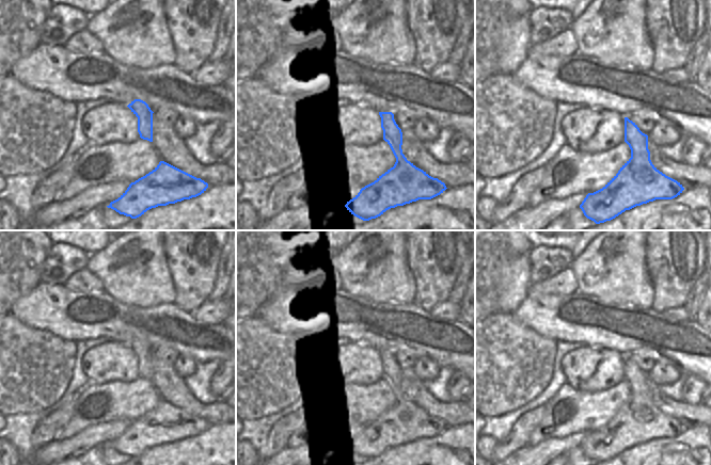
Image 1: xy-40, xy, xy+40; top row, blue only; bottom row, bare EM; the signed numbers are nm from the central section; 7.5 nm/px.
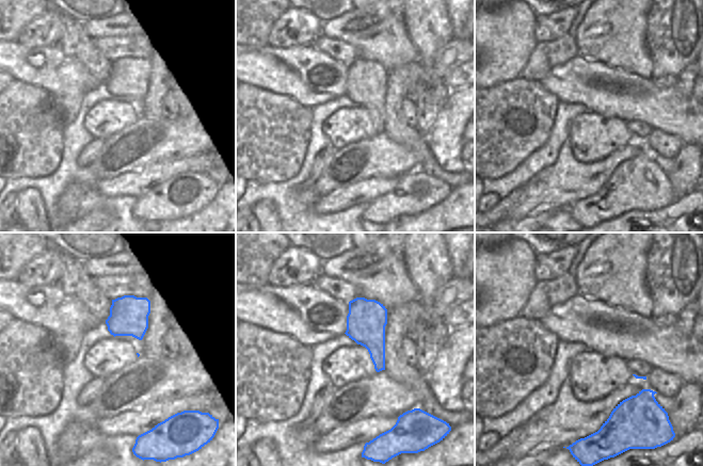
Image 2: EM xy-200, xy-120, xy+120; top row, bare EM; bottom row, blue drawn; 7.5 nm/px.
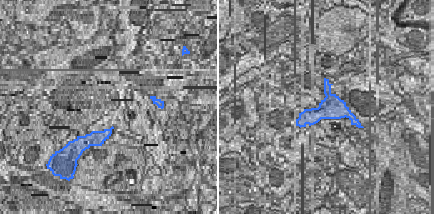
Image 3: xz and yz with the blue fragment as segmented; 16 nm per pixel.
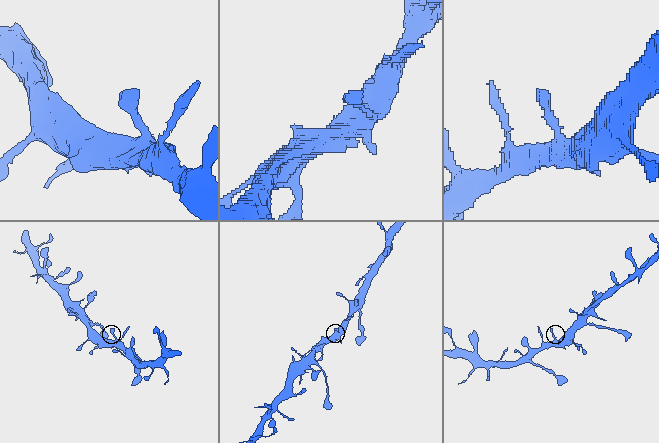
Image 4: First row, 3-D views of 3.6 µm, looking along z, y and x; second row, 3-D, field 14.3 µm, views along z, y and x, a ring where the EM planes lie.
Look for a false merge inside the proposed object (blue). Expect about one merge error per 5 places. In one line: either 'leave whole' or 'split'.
leave whole

